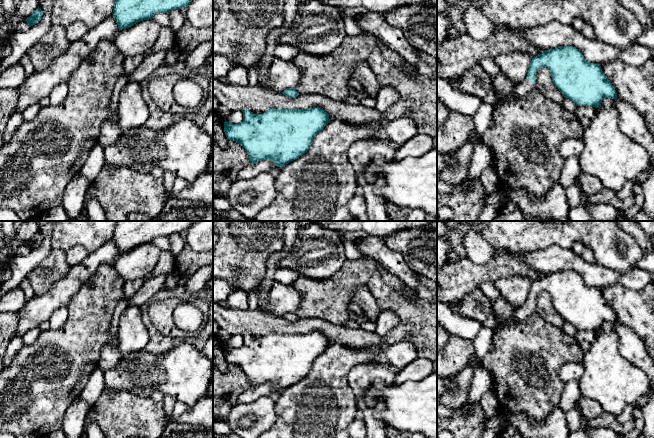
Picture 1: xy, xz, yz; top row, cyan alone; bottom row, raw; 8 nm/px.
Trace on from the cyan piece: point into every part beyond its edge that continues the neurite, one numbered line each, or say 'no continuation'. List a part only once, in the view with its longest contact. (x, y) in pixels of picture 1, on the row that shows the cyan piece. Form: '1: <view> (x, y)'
1: yz (525, 87)

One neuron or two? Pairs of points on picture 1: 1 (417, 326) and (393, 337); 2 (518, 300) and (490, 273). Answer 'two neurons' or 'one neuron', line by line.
1: one neuron
2: two neurons

